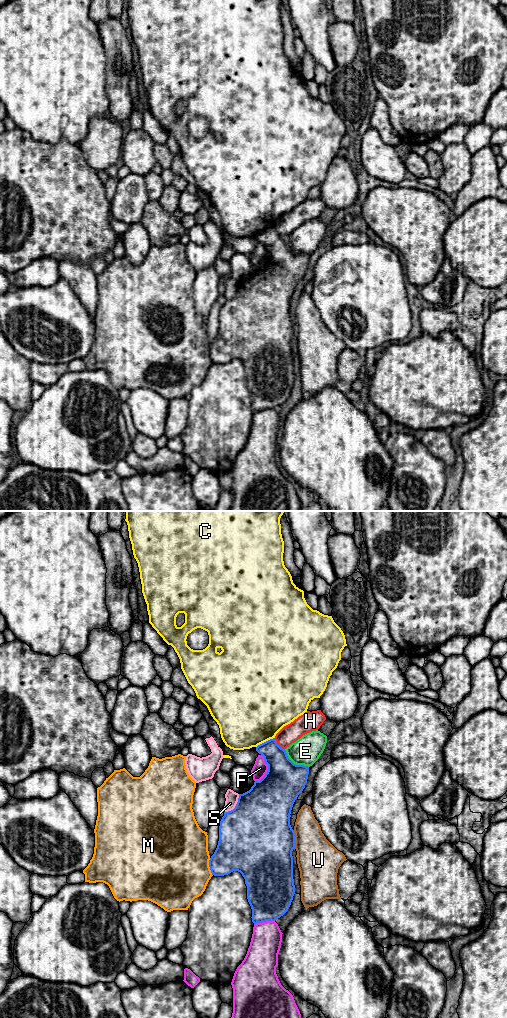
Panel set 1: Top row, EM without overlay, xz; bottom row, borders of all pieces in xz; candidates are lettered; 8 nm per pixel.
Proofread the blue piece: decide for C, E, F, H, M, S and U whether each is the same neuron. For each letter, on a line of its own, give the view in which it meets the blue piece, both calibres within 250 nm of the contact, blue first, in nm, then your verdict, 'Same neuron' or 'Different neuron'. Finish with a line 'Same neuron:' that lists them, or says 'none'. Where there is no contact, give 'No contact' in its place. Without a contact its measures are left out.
C: Touches blue in xz. Thickness 200 nm (blue) against 500 nm. Different neuron
E: Touches blue in xz. Thickness 320 nm (blue) against 220 nm. Different neuron
F: Touches blue in xz. Thickness 360 nm (blue) against 120 nm. Different neuron
H: Touches blue in xz. Thickness 240 nm (blue) against 150 nm. Different neuron
M: Touches blue in xz. Thickness 320 nm (blue) against 500 nm. Different neuron
S: Touches blue in xz. Thickness 500 nm (blue) against 100 nm. Different neuron
U: Touches blue in xz. Thickness 500 nm (blue) against 320 nm. Different neuron
Same neuron: none

